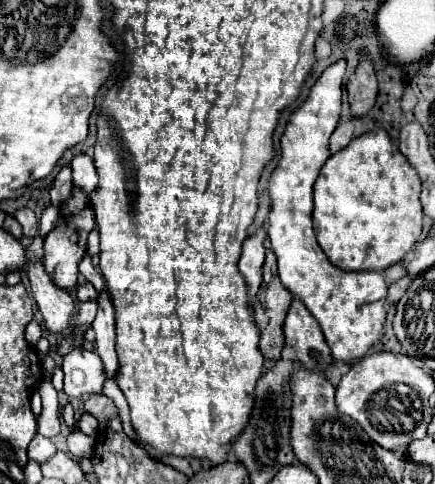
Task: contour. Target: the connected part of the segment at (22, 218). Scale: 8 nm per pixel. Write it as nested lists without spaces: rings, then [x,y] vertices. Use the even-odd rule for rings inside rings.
[[[17,209],[15,219],[21,223],[25,237],[33,239],[35,233],[37,233],[37,217],[35,217],[35,213],[31,209]]]

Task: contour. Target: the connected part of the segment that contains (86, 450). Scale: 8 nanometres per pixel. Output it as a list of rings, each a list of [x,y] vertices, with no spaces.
[[[75,429],[75,431],[71,431],[69,437],[67,437],[67,447],[69,447],[69,453],[71,453],[71,455],[83,457],[83,455],[93,453],[93,439],[87,437],[85,433],[81,433],[79,429]]]

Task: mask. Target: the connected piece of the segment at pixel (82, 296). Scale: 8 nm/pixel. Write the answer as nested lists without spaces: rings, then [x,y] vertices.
[[[89,281],[79,285],[79,289],[77,289],[77,299],[79,299],[81,303],[85,303],[85,301],[93,301],[95,297],[97,297],[97,293],[95,293],[95,287],[93,287]]]

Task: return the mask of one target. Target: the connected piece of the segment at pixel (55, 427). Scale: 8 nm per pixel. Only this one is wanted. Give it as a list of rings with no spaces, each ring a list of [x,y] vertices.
[[[43,383],[39,389],[39,395],[43,399],[43,411],[39,417],[39,433],[45,437],[53,437],[61,429],[59,421],[59,403],[57,403],[57,391],[51,383]]]

